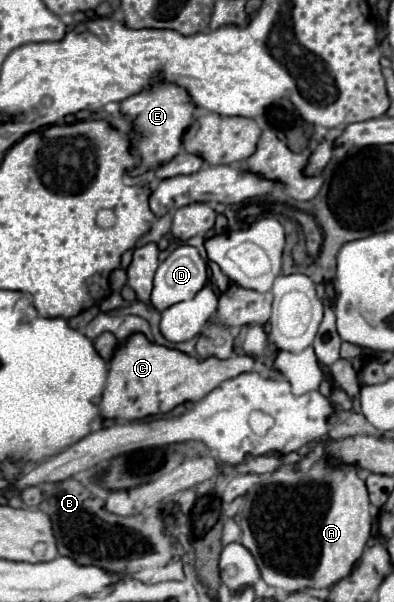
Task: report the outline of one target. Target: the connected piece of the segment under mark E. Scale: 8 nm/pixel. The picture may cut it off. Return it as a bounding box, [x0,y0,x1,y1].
[120,76,196,176]

